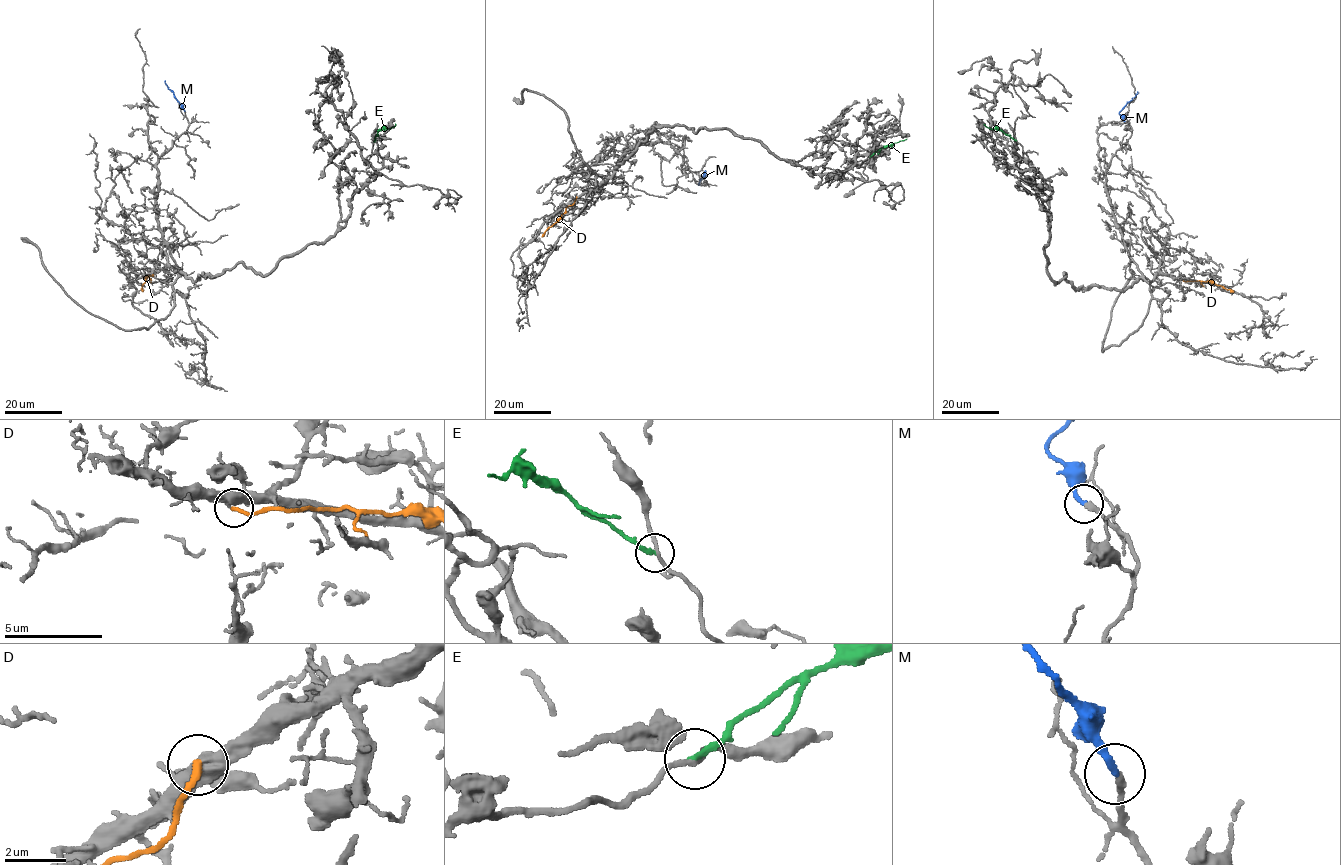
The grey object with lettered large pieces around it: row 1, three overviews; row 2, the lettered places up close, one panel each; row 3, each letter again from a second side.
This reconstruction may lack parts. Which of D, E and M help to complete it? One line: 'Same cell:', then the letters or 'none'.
Same cell: M

